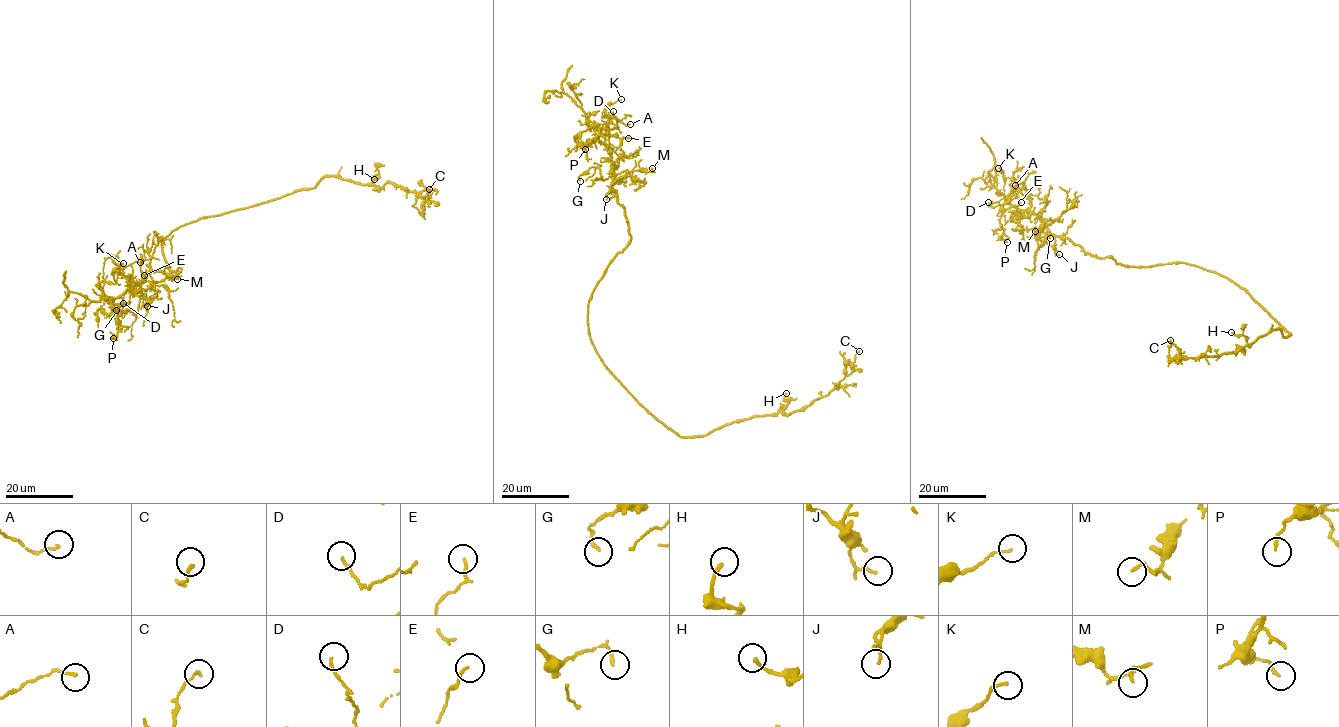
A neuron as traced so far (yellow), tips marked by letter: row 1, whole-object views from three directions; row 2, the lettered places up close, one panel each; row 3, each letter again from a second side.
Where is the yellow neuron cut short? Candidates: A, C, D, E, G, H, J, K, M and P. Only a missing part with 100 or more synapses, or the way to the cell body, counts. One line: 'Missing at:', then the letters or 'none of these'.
Missing at: none of these

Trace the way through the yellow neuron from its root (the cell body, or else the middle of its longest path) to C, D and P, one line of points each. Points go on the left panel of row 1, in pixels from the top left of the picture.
C: (178, 228), (311, 189), (325, 177), (381, 188), (394, 183), (428, 201), (429, 189)
D: (178, 228), (161, 245), (169, 271), (181, 266), (177, 275), (145, 290), (123, 276), (131, 293), (123, 303)
P: (178, 228), (161, 245), (169, 271), (180, 266), (179, 272), (110, 300), (119, 323), (113, 338)

